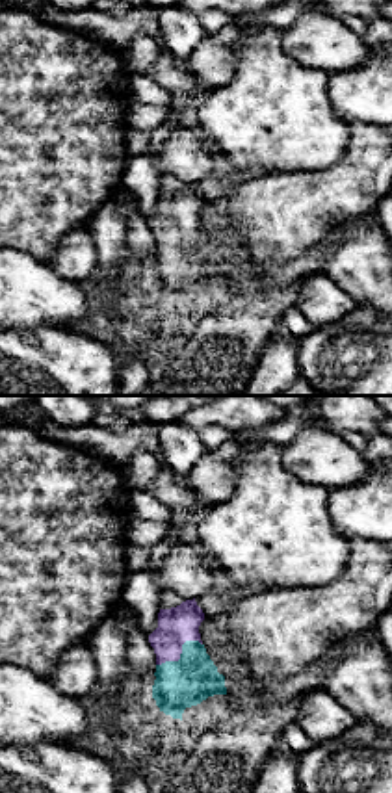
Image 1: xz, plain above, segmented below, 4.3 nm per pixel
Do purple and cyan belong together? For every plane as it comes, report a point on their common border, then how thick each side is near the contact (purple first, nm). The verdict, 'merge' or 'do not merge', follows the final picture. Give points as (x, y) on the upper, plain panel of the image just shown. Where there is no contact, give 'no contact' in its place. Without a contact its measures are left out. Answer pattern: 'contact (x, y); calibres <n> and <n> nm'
contact (181, 236); calibres 160 and 220 nm

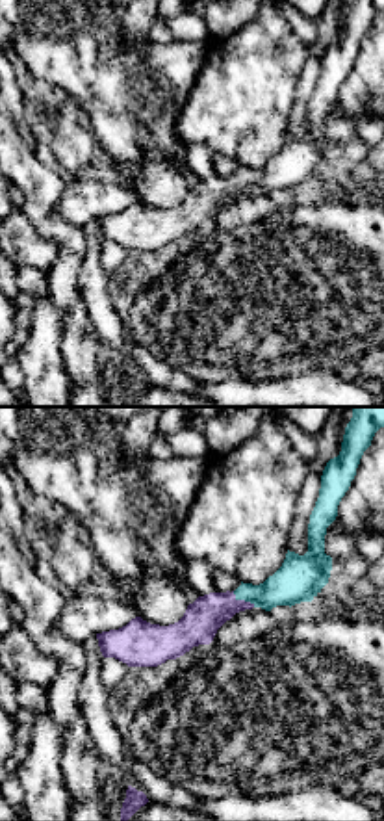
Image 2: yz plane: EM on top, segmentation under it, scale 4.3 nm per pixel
contact (243, 184); calibres 160 and 190 nm

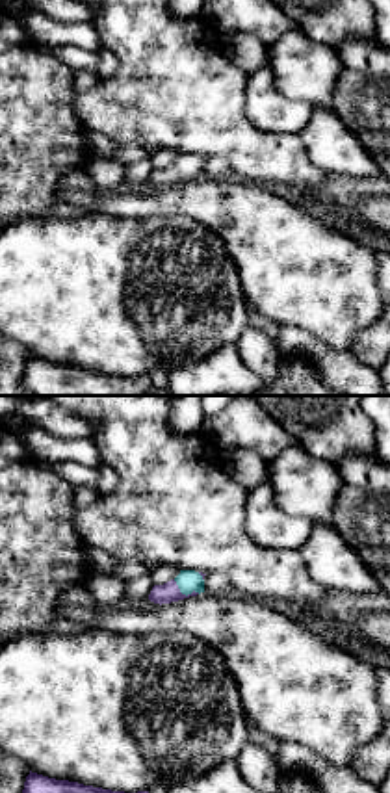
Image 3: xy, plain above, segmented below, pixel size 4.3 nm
contact (184, 179); calibres 90 and 100 nm

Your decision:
merge

